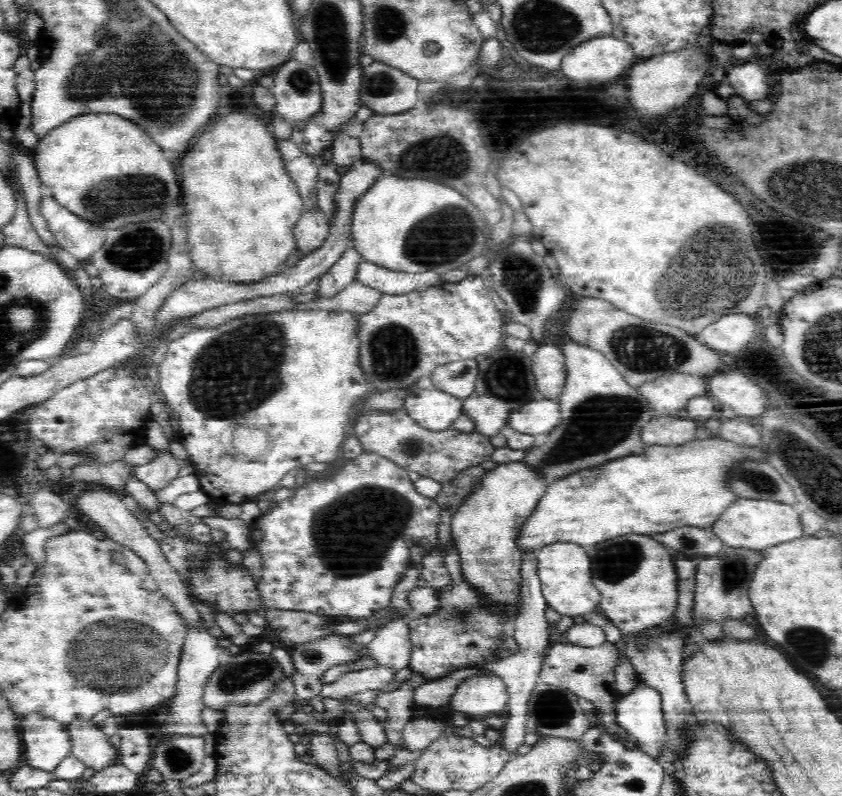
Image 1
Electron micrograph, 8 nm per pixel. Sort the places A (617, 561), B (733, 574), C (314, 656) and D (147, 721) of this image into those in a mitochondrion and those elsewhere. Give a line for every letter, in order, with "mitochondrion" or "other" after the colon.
A: mitochondrion
B: mitochondrion
C: mitochondrion
D: other

